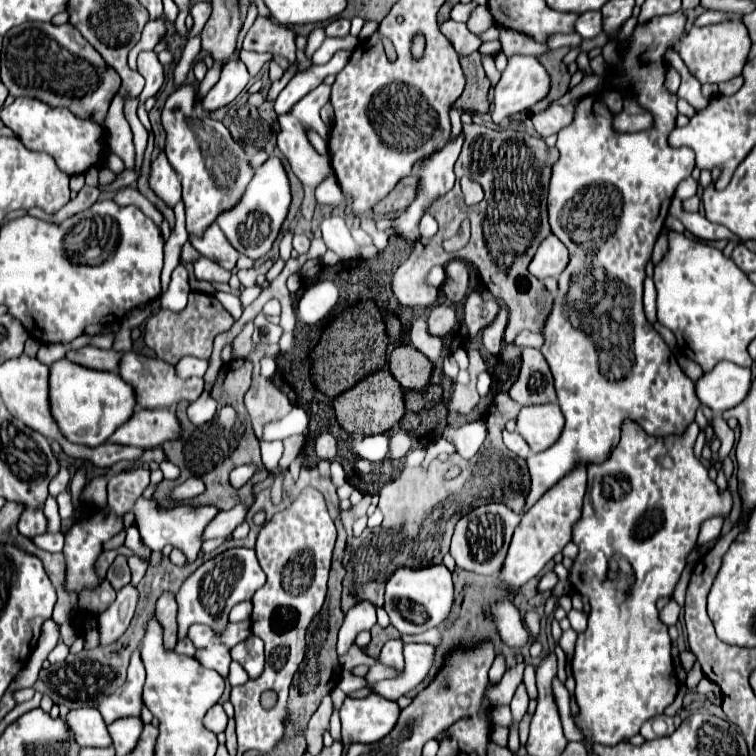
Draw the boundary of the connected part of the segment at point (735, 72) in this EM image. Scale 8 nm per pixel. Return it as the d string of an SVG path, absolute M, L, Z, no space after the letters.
M740 19L722 21L708 27L692 27L688 35L680 41L678 53L684 59L690 73L698 77L700 83L730 81L742 73L742 67L748 61L748 53L750 53L748 29Z

